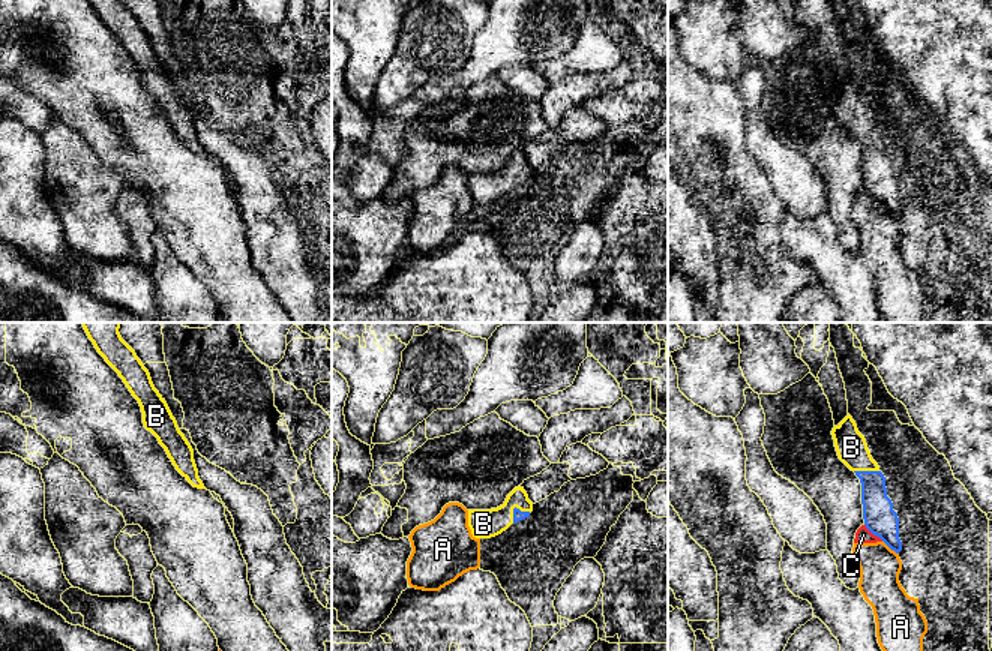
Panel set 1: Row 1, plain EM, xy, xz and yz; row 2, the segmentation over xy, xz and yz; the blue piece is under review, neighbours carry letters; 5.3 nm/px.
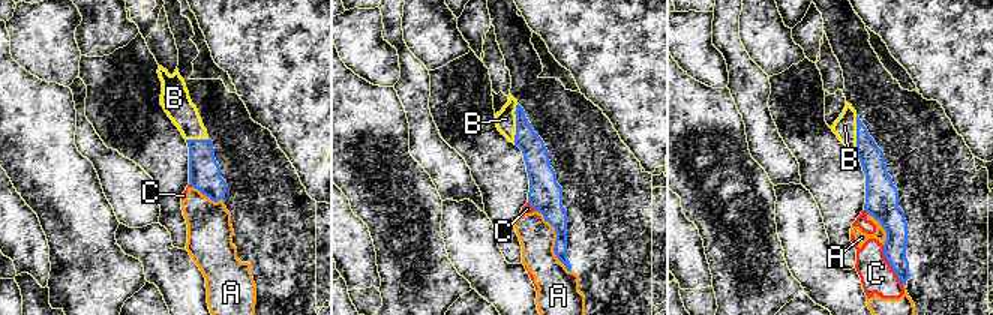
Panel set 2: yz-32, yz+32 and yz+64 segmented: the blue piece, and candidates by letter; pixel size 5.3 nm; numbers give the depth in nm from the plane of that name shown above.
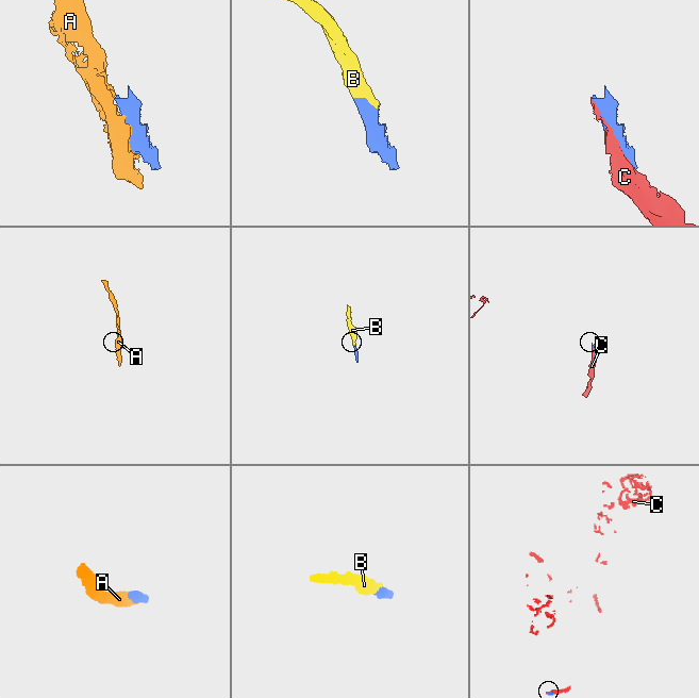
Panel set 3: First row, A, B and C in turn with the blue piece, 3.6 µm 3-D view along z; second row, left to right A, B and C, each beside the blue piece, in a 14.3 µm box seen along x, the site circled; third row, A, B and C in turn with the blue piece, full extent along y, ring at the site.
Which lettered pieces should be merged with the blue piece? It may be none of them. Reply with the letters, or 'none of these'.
B

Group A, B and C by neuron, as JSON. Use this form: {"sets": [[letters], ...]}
{"sets": [["A", "C"], ["B"]]}

